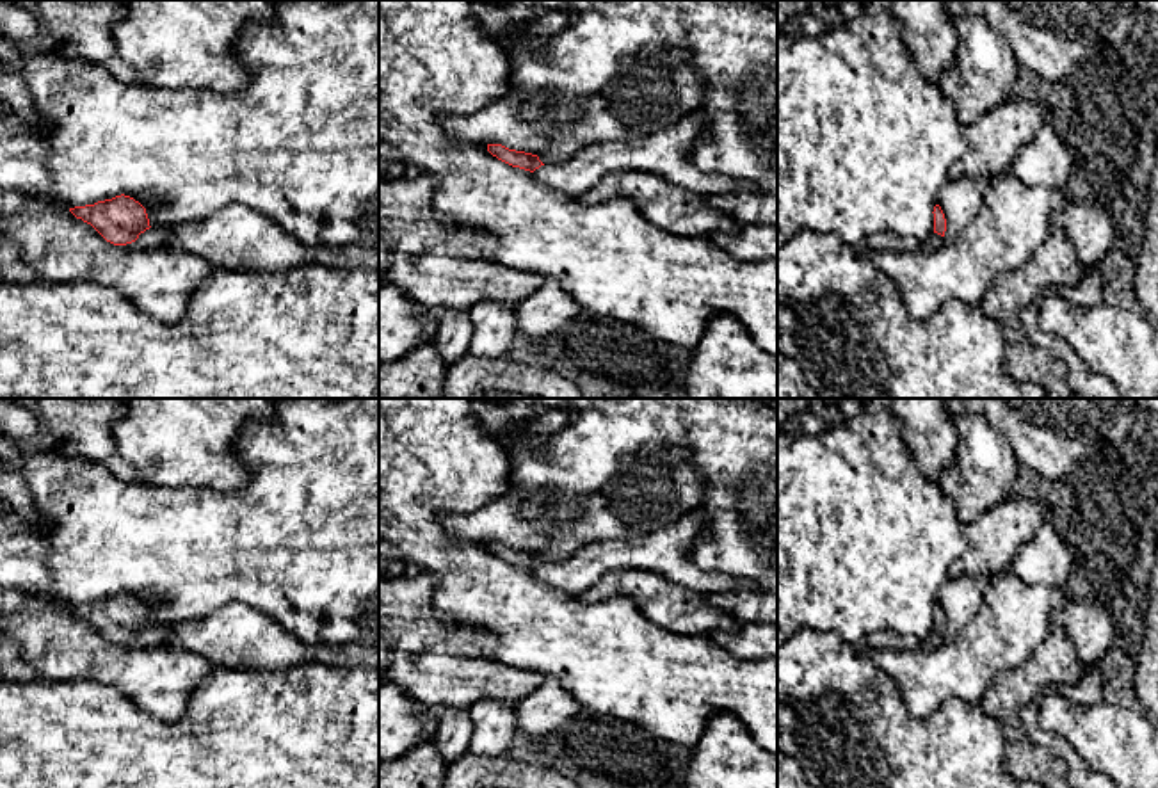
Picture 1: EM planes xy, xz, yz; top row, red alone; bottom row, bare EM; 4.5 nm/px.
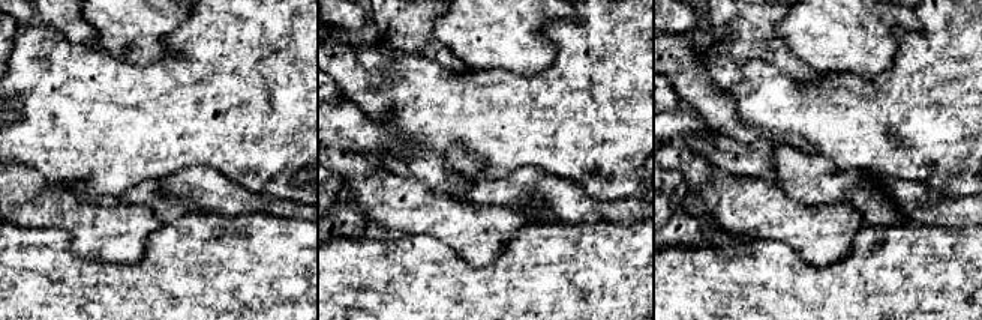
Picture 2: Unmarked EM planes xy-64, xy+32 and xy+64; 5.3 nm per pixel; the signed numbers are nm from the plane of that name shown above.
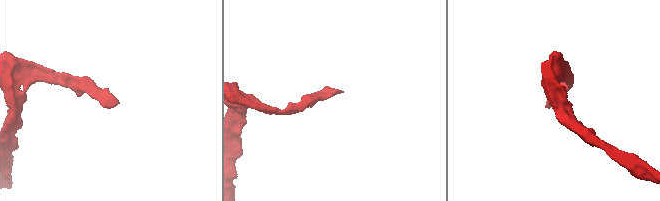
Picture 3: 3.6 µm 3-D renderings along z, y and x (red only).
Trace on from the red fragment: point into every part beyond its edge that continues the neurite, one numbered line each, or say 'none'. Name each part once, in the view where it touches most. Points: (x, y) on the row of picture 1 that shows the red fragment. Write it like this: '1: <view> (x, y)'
1: xy (152, 239)

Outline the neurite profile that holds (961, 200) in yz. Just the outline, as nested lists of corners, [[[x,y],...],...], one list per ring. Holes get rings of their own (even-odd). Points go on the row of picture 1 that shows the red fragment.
[[[975,176],[962,180],[948,180],[937,196],[946,219],[943,240],[953,242],[975,221],[980,212],[984,192],[991,183],[991,176]]]

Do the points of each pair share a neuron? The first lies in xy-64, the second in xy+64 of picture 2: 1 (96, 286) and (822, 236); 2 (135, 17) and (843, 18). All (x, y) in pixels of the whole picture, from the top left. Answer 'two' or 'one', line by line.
1: two
2: one

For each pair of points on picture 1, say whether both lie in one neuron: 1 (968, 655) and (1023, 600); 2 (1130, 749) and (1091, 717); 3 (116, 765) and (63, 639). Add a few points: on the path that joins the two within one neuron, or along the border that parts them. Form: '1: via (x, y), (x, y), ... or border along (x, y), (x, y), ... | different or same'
1: via (982, 641), (1009, 614) | same
2: via (1121, 744), (1100, 726) | same
3: border along (40, 678), (93, 680), (111, 685), (120, 692) | different

